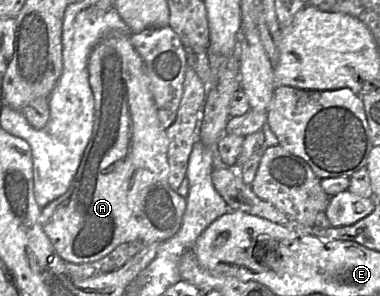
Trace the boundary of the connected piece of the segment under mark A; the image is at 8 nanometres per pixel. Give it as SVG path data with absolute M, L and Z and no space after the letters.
M107 35L92 50L88 60L89 84L94 98L92 134L68 190L46 205L40 223L58 255L75 264L96 262L116 247L131 241L163 242L180 229L186 198L168 184L168 139L161 127L150 91L150 77L129 36Z

